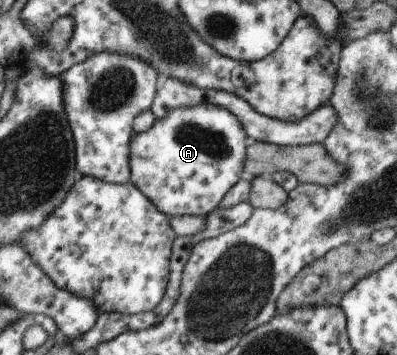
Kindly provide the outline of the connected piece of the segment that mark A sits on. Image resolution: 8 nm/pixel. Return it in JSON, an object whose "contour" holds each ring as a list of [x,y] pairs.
{"contour":[[[198,104],[194,107],[184,106],[183,108],[169,109],[169,112],[162,119],[156,118],[153,125],[143,132],[133,133],[131,140],[129,141],[129,170],[130,179],[140,191],[162,212],[168,217],[176,216],[200,216],[206,217],[210,214],[220,200],[226,195],[226,192],[235,184],[238,180],[244,176],[243,167],[247,156],[247,147],[250,139],[247,137],[246,130],[239,119],[228,111],[226,108],[220,108],[218,104]]]}

